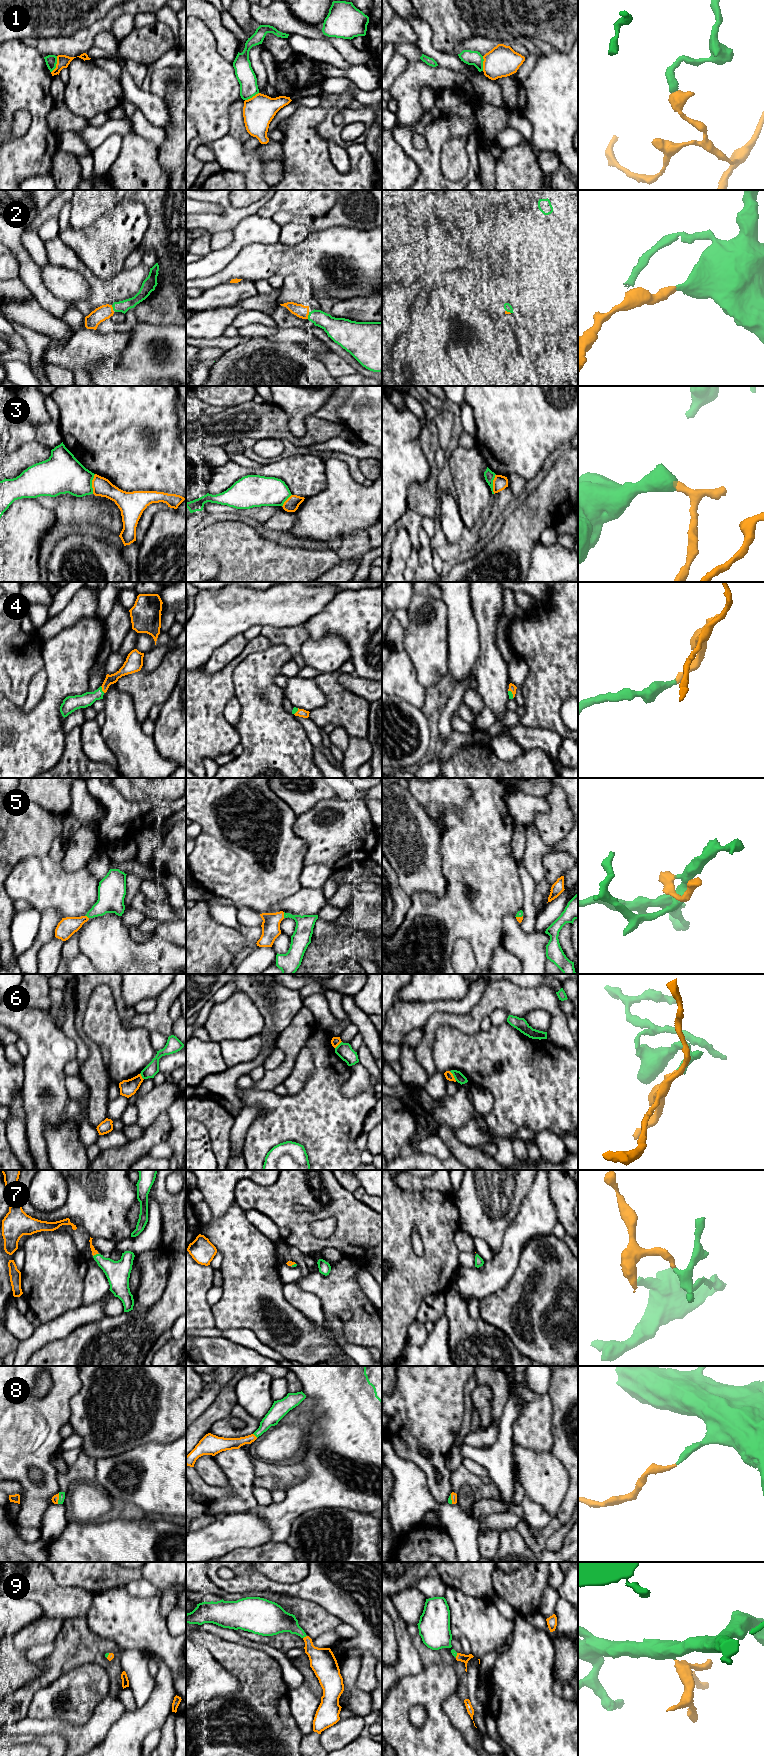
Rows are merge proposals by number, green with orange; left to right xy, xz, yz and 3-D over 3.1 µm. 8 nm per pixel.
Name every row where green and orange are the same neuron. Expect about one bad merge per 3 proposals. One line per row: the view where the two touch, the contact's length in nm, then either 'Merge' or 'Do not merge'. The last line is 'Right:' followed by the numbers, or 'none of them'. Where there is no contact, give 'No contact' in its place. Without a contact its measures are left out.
1: Touches green in xy. Shared border 140 nm. Do not merge
2: Touches green in xz. Shared border 60 nm. Merge
3: Touches green in xy. Shared border 160 nm. Do not merge
4: Touches green in xy. Shared border 70 nm. Merge
5: Touches green in xz. Shared border 50 nm. Merge
6: Touches green in yz. Shared border 100 nm. Do not merge
7: Touches green in xy. Shared border 50 nm. Merge
8: Touches green in xz. Shared border 50 nm. Merge
9: Touches green in xz. Shared border 40 nm. Merge
Right: 2, 4, 5, 7, 8, 9

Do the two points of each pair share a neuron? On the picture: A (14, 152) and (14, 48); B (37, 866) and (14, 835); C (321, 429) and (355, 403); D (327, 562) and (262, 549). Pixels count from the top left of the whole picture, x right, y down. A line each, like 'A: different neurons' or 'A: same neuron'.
A: same neuron
B: different neurons
C: different neurons
D: same neuron

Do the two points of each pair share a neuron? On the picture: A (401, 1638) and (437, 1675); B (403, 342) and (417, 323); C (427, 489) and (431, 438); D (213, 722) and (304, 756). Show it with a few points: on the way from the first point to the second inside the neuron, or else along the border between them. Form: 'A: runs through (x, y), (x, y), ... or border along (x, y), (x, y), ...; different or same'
A: border along (423, 1669), (418, 1673), (409, 1674), (401, 1678); different
B: runs through (406, 337), (415, 328); same
C: runs through (433, 476), (431, 451); same
D: border along (233, 725), (241, 742); different

